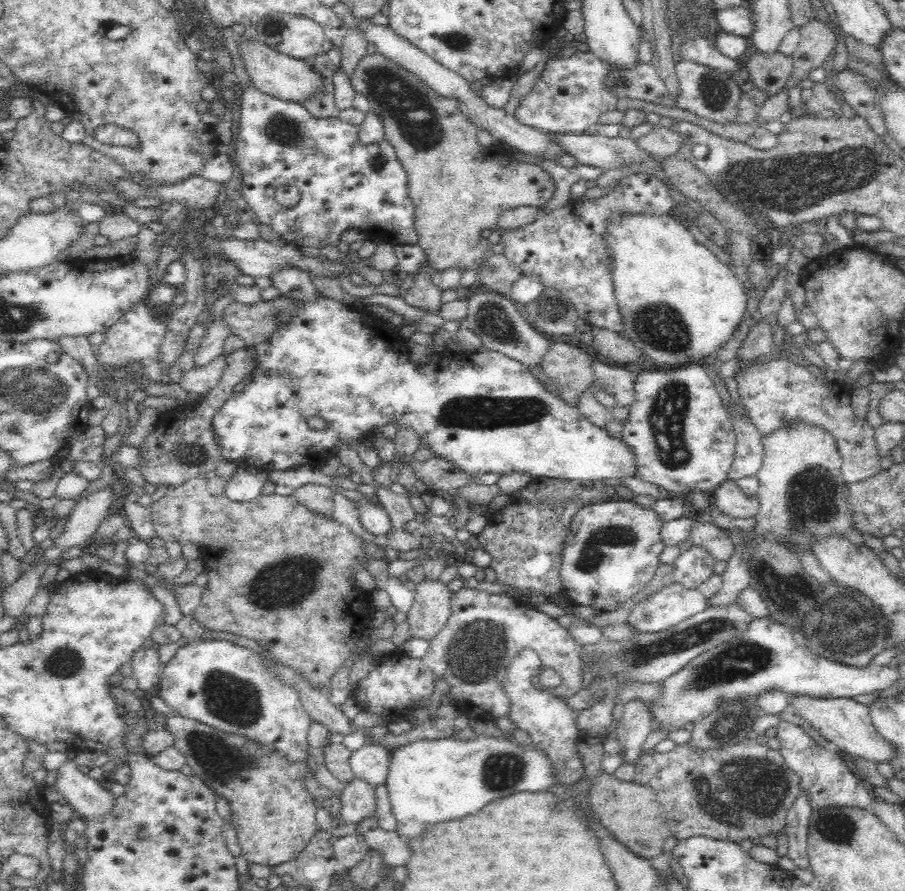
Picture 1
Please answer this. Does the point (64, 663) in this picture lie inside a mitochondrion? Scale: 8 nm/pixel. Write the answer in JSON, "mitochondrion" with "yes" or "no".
{"mitochondrion":"yes"}

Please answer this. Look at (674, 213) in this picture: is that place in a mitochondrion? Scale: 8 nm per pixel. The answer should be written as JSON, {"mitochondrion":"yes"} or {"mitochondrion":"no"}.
{"mitochondrion":"no"}

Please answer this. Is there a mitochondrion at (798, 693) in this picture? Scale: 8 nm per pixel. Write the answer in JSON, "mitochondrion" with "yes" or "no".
{"mitochondrion":"no"}

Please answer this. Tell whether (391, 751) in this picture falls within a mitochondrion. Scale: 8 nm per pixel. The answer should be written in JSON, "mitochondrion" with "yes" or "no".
{"mitochondrion":"no"}

